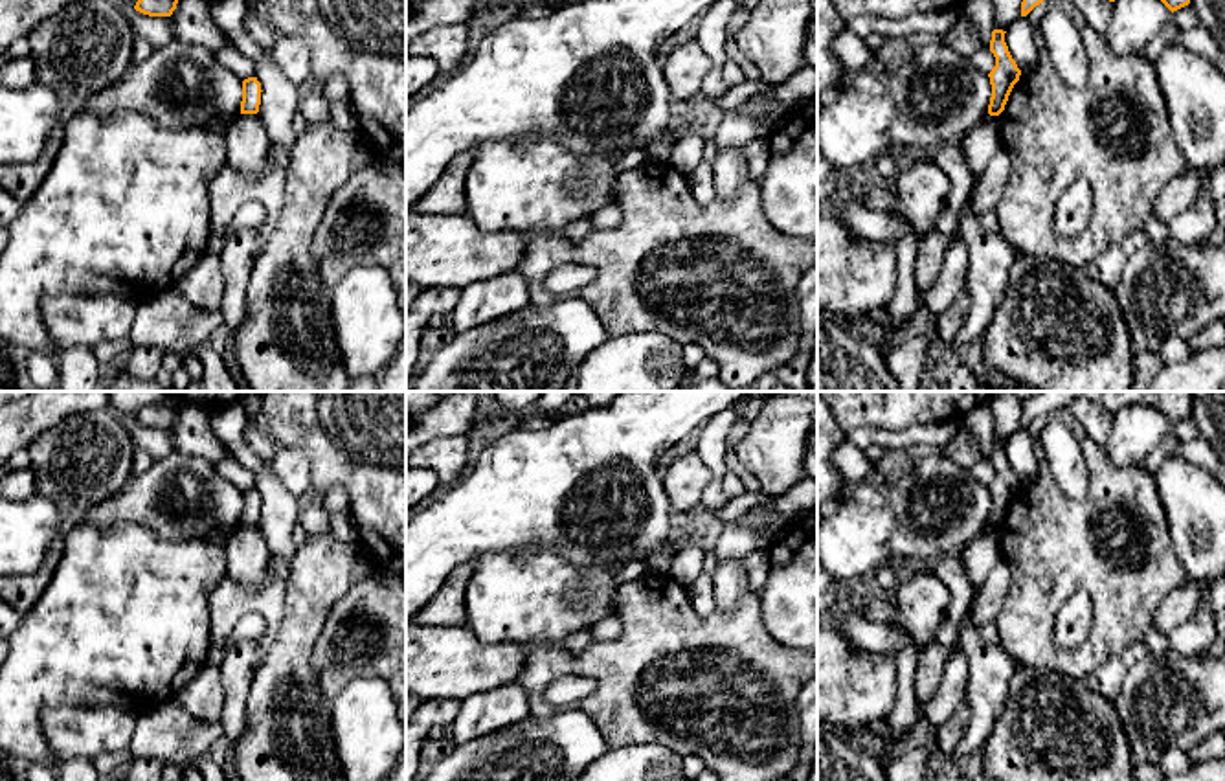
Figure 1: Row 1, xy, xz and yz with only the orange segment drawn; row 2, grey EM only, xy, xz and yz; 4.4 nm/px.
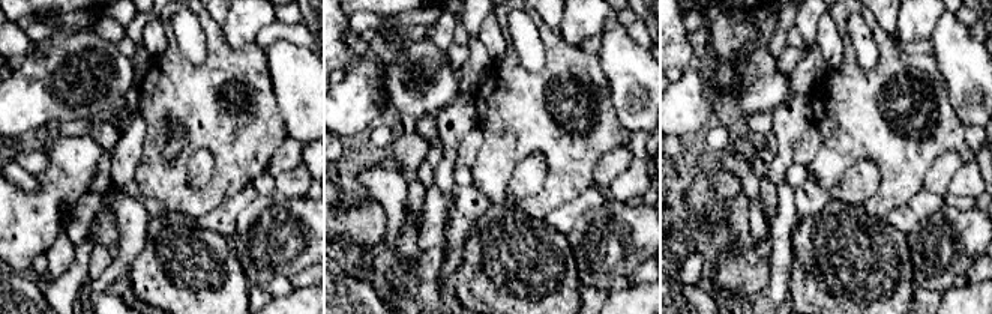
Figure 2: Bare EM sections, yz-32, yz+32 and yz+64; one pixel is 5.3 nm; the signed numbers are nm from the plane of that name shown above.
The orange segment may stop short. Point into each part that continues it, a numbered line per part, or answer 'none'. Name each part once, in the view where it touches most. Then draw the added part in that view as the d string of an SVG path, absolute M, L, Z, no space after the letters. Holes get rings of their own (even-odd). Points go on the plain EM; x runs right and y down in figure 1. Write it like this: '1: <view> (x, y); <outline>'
none

